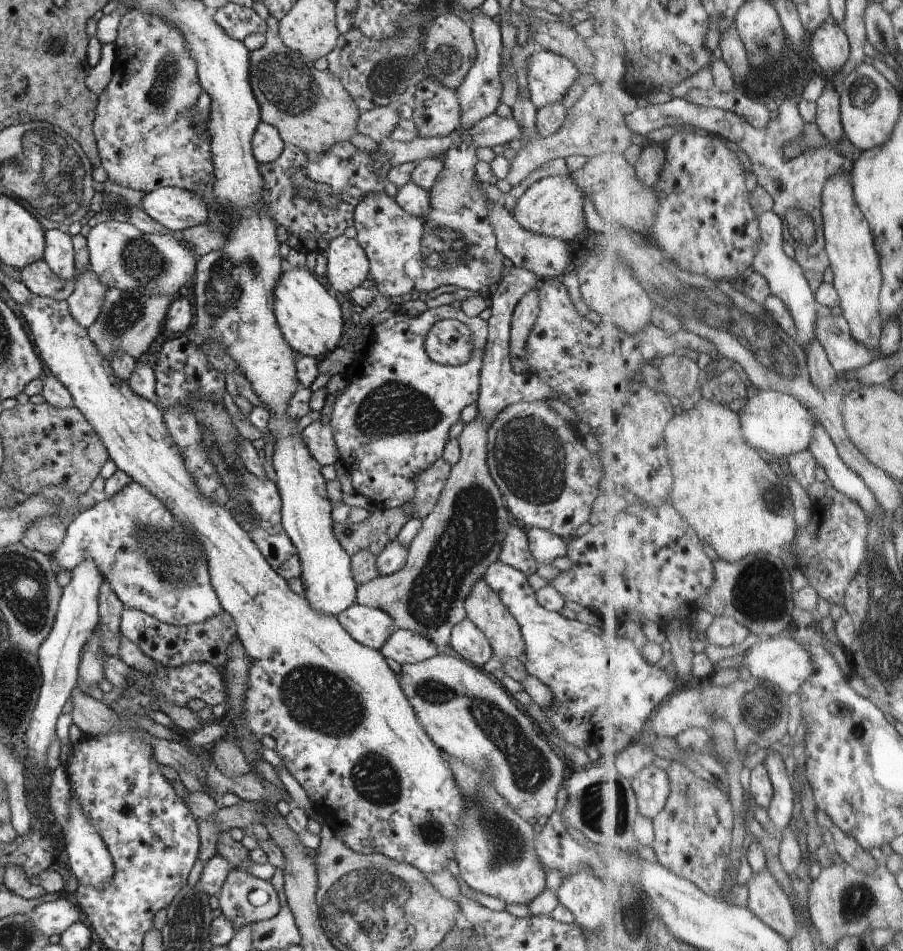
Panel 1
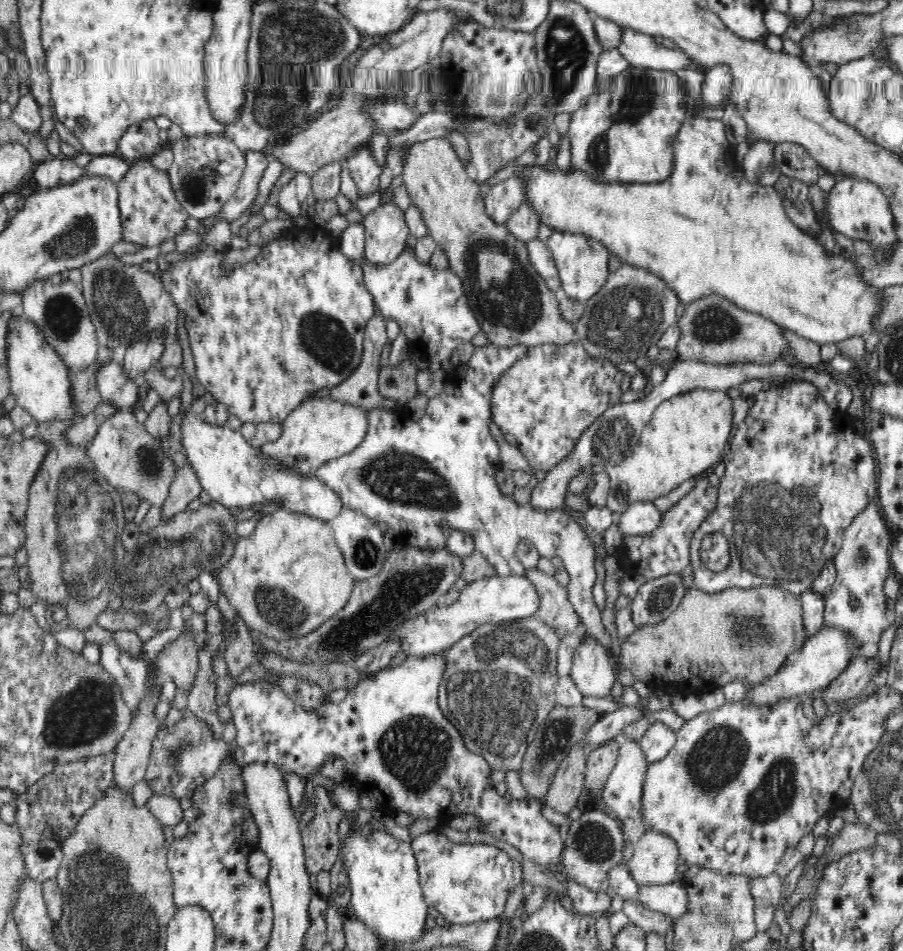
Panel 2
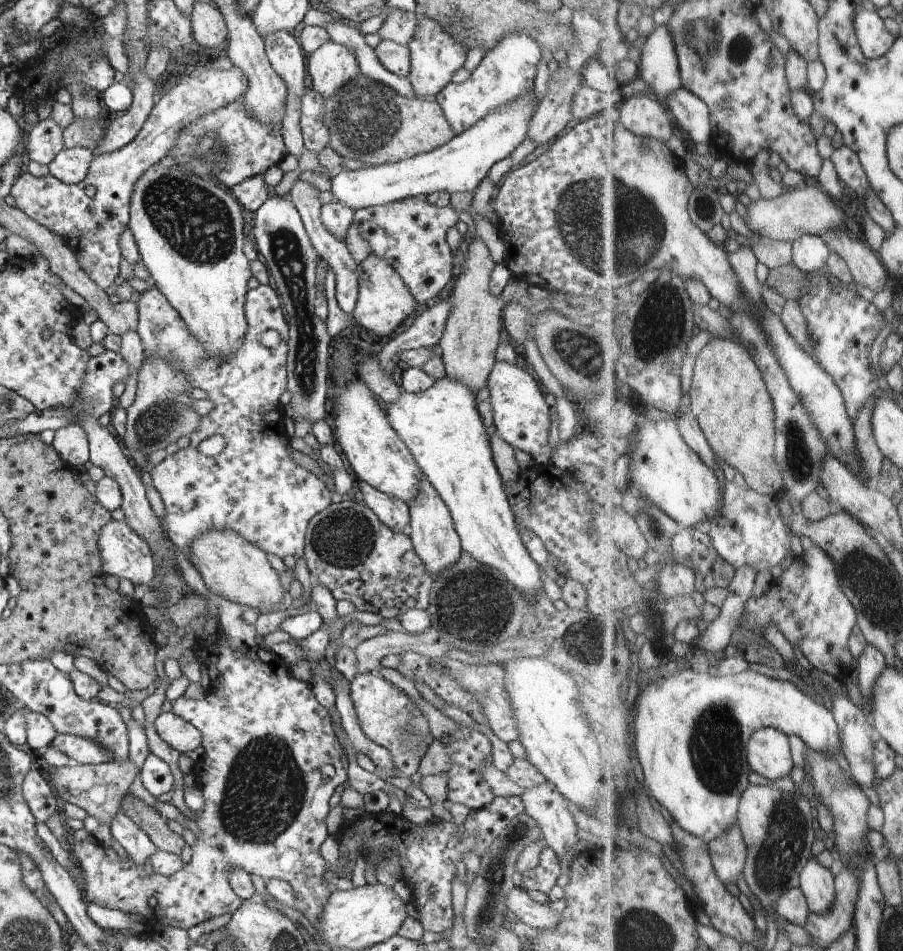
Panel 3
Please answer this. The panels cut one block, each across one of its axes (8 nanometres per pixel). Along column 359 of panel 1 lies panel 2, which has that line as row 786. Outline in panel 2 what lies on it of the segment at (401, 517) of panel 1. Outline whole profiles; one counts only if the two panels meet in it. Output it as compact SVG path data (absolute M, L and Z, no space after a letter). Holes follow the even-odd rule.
M556 702L551 707L550 714L547 714L547 717L533 728L533 735L523 753L519 778L528 797L541 800L546 796L552 780L558 772L561 760L566 758L566 754L573 746L584 741L590 727L602 716L604 713L600 714L596 709L590 709L582 704L567 707Z

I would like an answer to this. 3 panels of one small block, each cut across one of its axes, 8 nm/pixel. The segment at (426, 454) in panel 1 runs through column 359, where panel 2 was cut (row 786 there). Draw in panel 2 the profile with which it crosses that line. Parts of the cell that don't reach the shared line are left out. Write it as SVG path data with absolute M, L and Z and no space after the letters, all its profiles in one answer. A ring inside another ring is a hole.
M431 655L428 657L408 656L403 662L401 662L401 664L395 667L380 670L361 681L359 680L356 686L349 691L346 697L339 704L326 700L316 710L312 711L306 710L304 707L298 705L298 703L295 703L280 687L270 685L270 683L259 681L254 684L244 683L234 686L234 688L230 690L230 694L228 694L226 704L230 707L233 720L232 723L237 730L236 745L233 746L235 760L242 766L253 762L274 763L274 765L278 765L280 770L283 770L286 773L294 772L298 773L300 777L306 778L306 776L318 773L318 768L329 757L341 757L345 761L345 783L358 790L358 792L365 793L370 798L376 798L378 806L384 813L402 811L410 814L413 820L418 818L439 819L445 814L451 814L451 816L458 816L464 813L476 815L476 817L480 817L479 828L485 832L489 832L497 838L502 838L502 840L505 840L508 844L515 846L527 859L534 861L534 863L545 865L546 869L550 872L558 864L563 866L563 863L561 862L561 854L564 848L564 841L561 838L562 833L559 832L558 827L550 823L550 821L540 813L541 800L528 796L521 800L514 798L508 800L504 796L500 796L500 794L495 790L492 782L491 766L486 762L484 757L472 753L470 749L466 748L464 740L460 735L460 731L450 723L450 721L446 719L446 715L442 713L442 709L440 709L440 705L438 705L438 690L440 682L442 682L442 674L444 674L444 670L446 670L446 659L444 659L442 655Z

